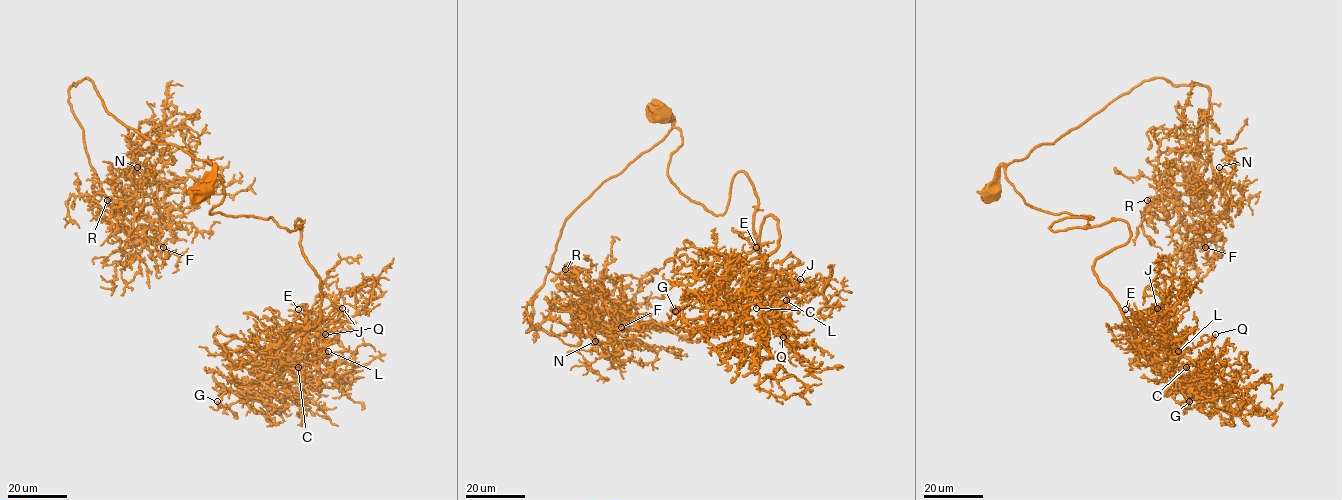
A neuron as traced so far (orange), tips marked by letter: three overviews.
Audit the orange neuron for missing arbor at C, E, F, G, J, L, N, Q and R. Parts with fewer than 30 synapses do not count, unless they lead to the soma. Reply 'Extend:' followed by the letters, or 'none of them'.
Extend: C, E, L

